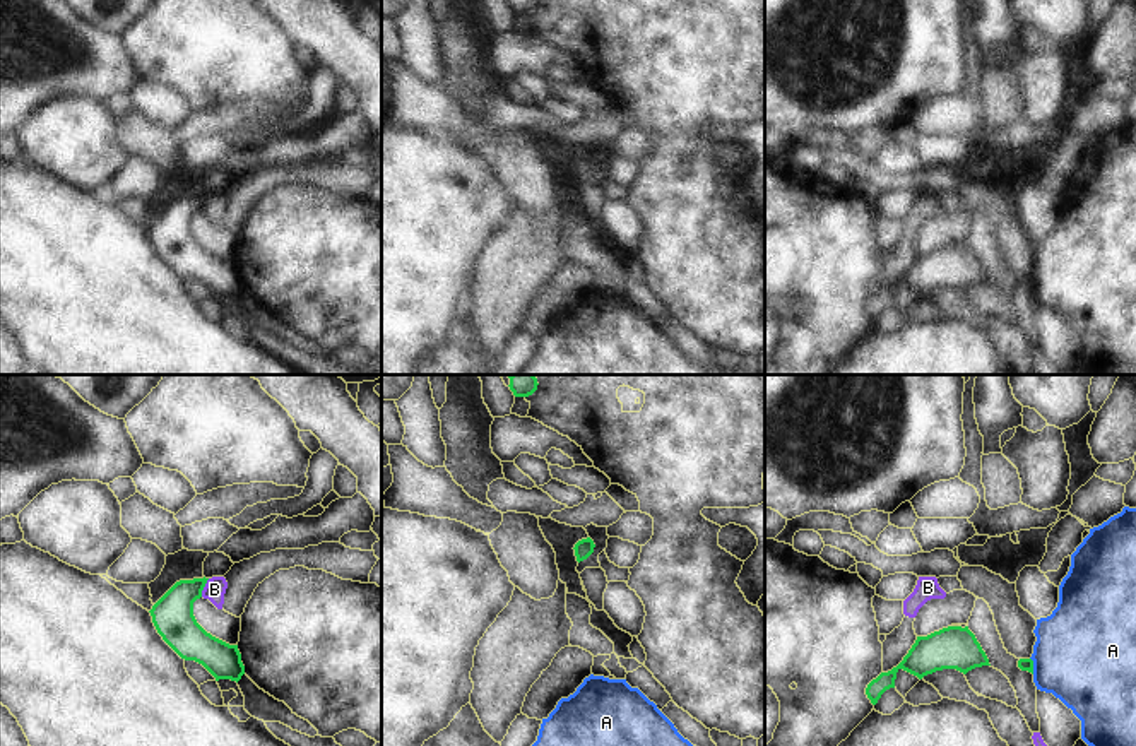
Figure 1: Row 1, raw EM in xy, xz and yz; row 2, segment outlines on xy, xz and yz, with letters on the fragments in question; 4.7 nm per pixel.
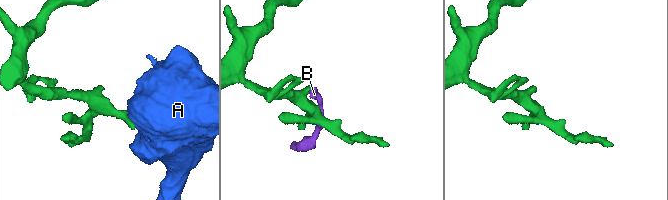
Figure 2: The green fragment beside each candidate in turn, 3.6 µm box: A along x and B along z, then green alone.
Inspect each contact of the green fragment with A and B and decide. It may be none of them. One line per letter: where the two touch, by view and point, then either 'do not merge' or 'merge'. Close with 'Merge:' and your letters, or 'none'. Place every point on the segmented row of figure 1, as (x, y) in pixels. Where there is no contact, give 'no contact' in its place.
A: meets green in yz at (1032, 666); do not merge
B: meets green in xy at (204, 586); do not merge
Merge: none

